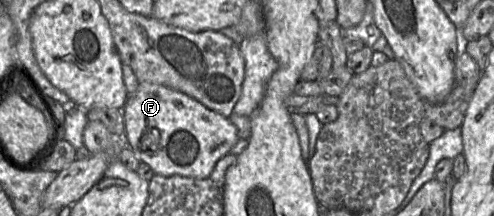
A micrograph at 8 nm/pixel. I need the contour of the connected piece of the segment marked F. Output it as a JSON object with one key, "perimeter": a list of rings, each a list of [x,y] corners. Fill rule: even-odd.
{"perimeter":[[[141,82],[137,90],[128,96],[122,109],[125,134],[128,146],[135,152],[141,162],[148,164],[155,174],[162,176],[179,175],[198,179],[207,178],[217,161],[227,155],[238,142],[237,127],[229,118],[208,109],[206,106],[182,93],[181,91],[154,83]],[[156,128],[160,132],[160,140],[150,150],[143,150],[145,134]]]}

